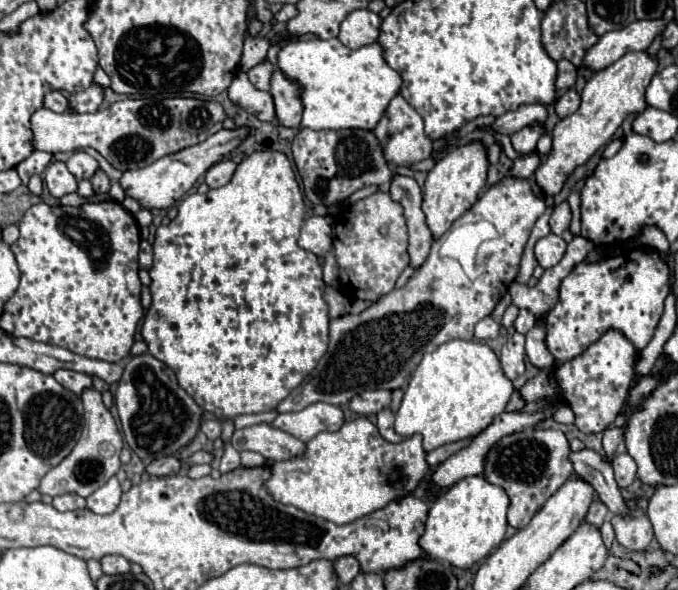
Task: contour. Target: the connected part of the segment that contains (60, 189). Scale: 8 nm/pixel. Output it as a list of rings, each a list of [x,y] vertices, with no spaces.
[[[51,162],[47,168],[45,168],[45,184],[49,188],[49,192],[55,196],[55,198],[61,198],[69,192],[77,192],[77,180],[75,176],[67,170],[65,162]]]

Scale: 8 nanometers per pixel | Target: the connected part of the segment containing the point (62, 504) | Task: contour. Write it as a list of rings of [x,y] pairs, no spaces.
[[[63,494],[63,496],[55,496],[53,498],[53,506],[61,512],[65,510],[79,510],[79,508],[85,508],[85,500],[77,494]]]

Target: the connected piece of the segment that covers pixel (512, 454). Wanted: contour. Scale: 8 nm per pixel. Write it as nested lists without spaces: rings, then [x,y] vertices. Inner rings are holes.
[[[525,428],[521,432],[503,436],[485,456],[483,478],[507,492],[507,524],[517,530],[525,528],[537,508],[543,506],[547,498],[553,496],[571,476],[573,464],[569,464],[569,442],[565,434],[555,428]]]

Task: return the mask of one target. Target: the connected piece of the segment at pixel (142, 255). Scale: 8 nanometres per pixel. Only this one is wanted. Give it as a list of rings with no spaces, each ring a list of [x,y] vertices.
[[[141,240],[141,252],[139,252],[139,264],[141,268],[149,270],[149,264],[153,262],[153,250],[151,250],[151,244],[147,240]]]

